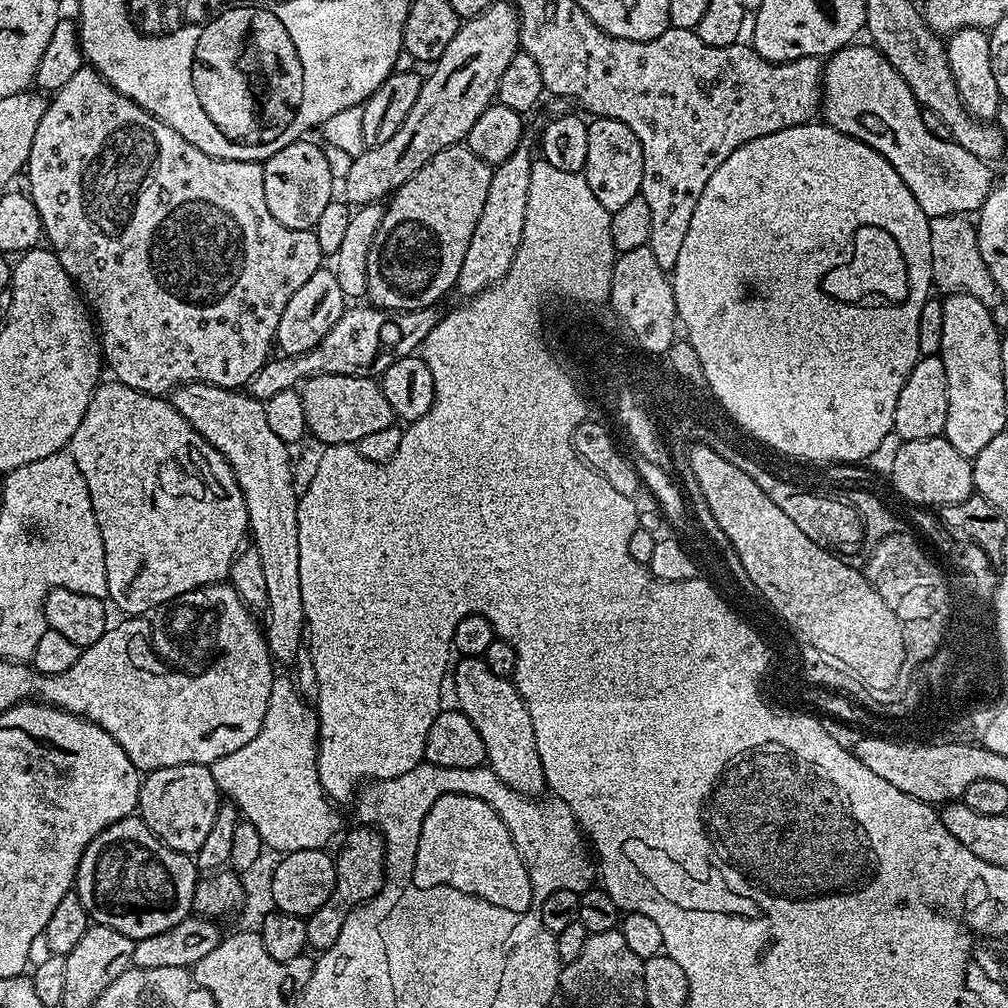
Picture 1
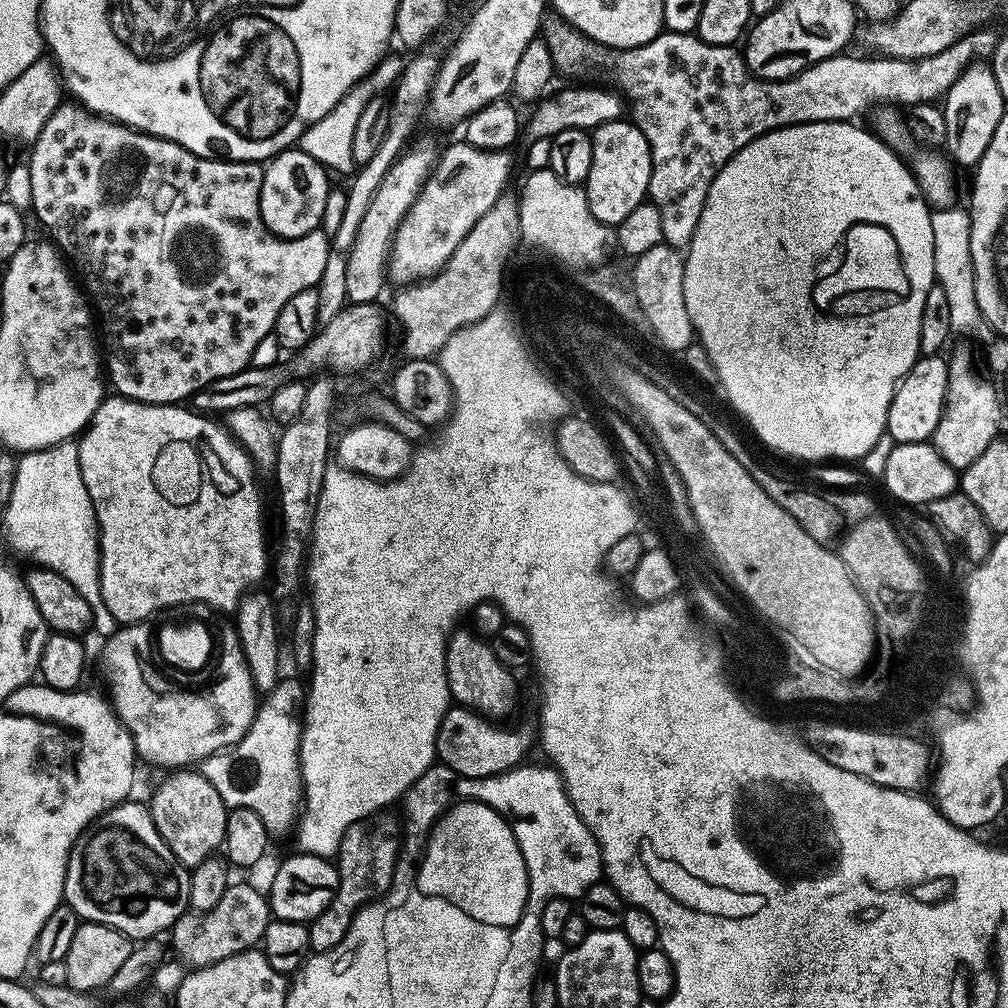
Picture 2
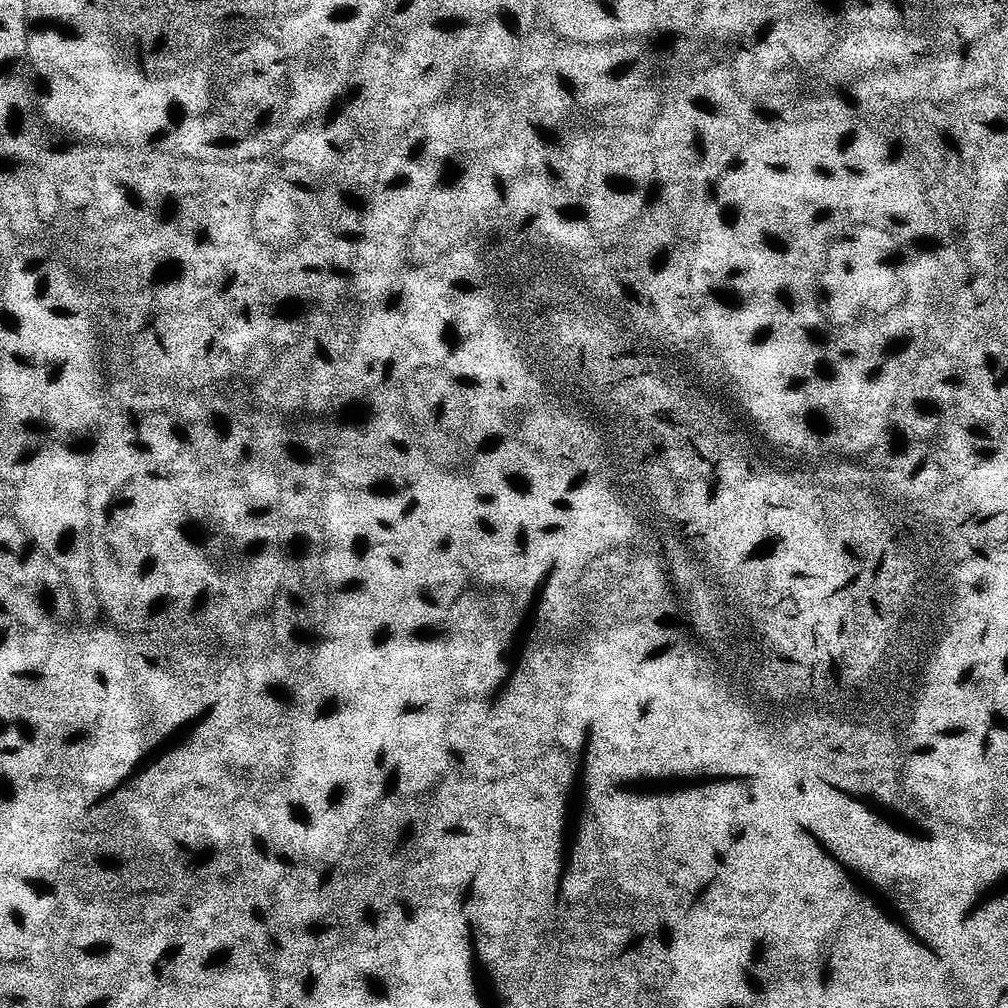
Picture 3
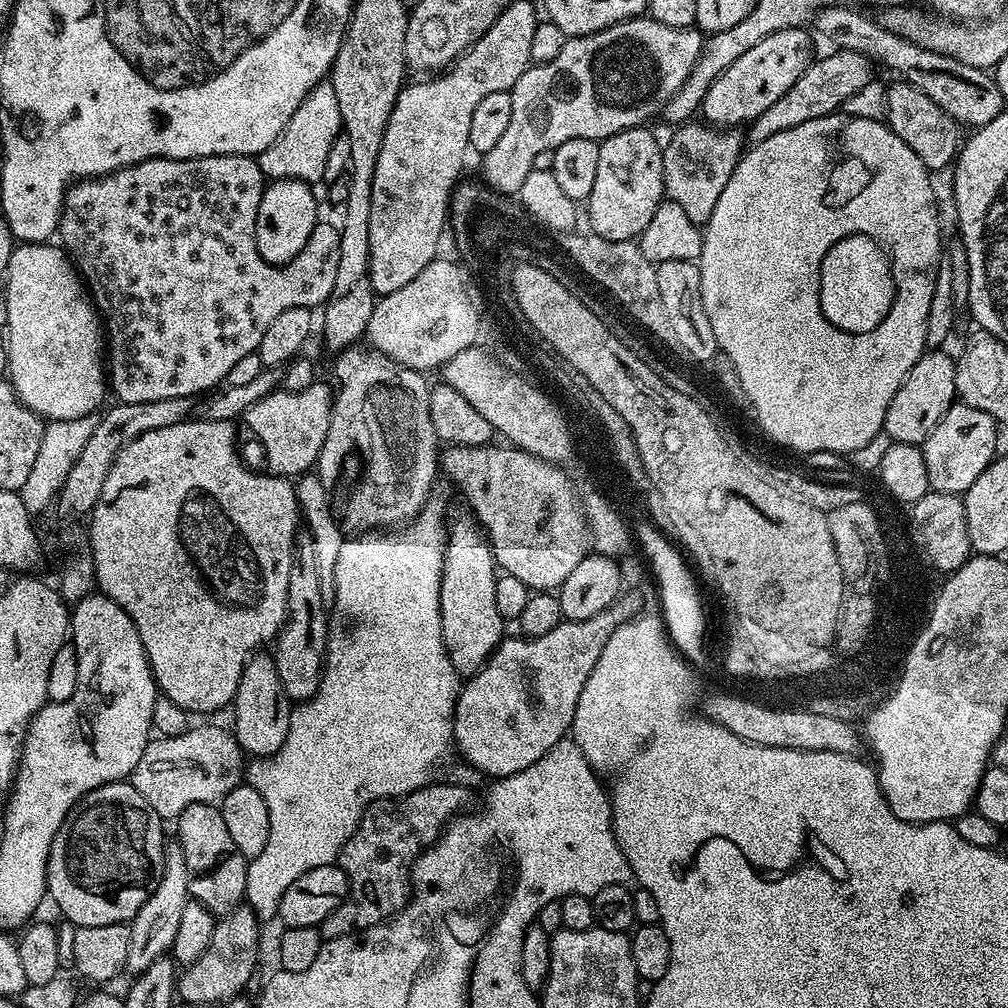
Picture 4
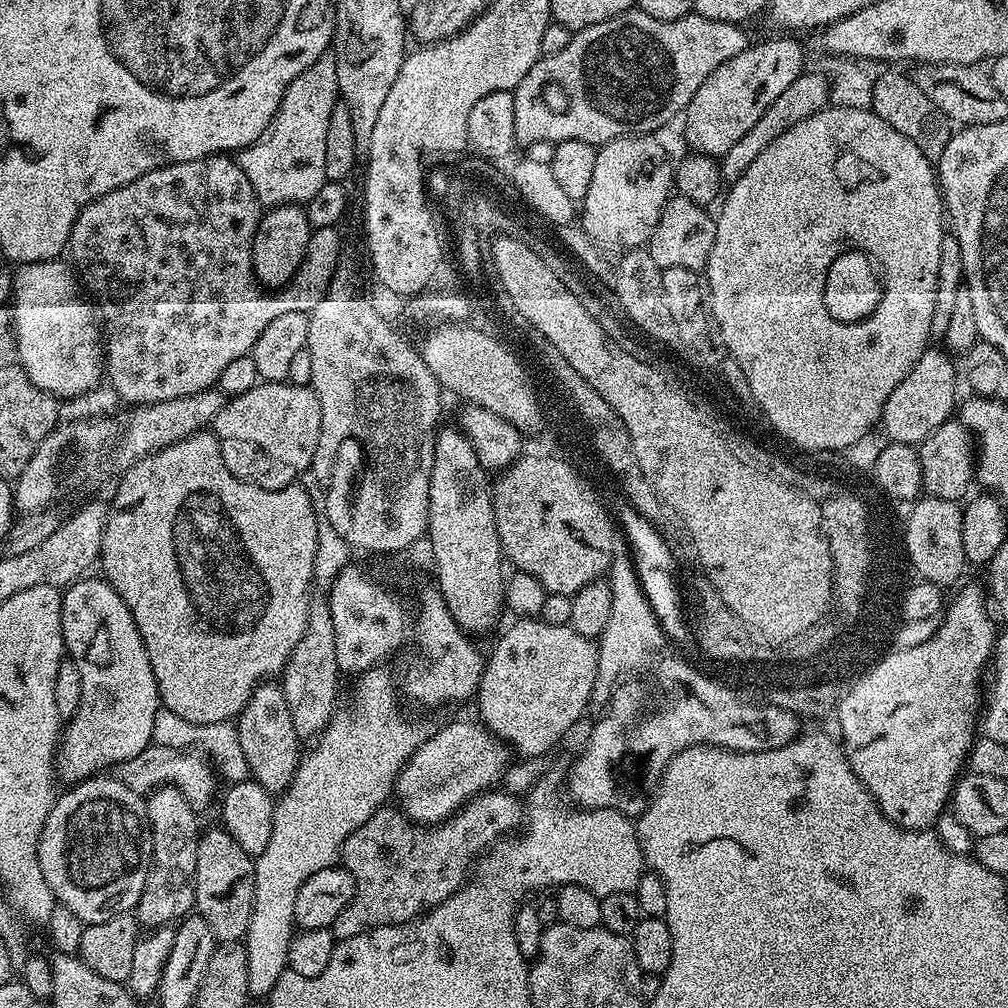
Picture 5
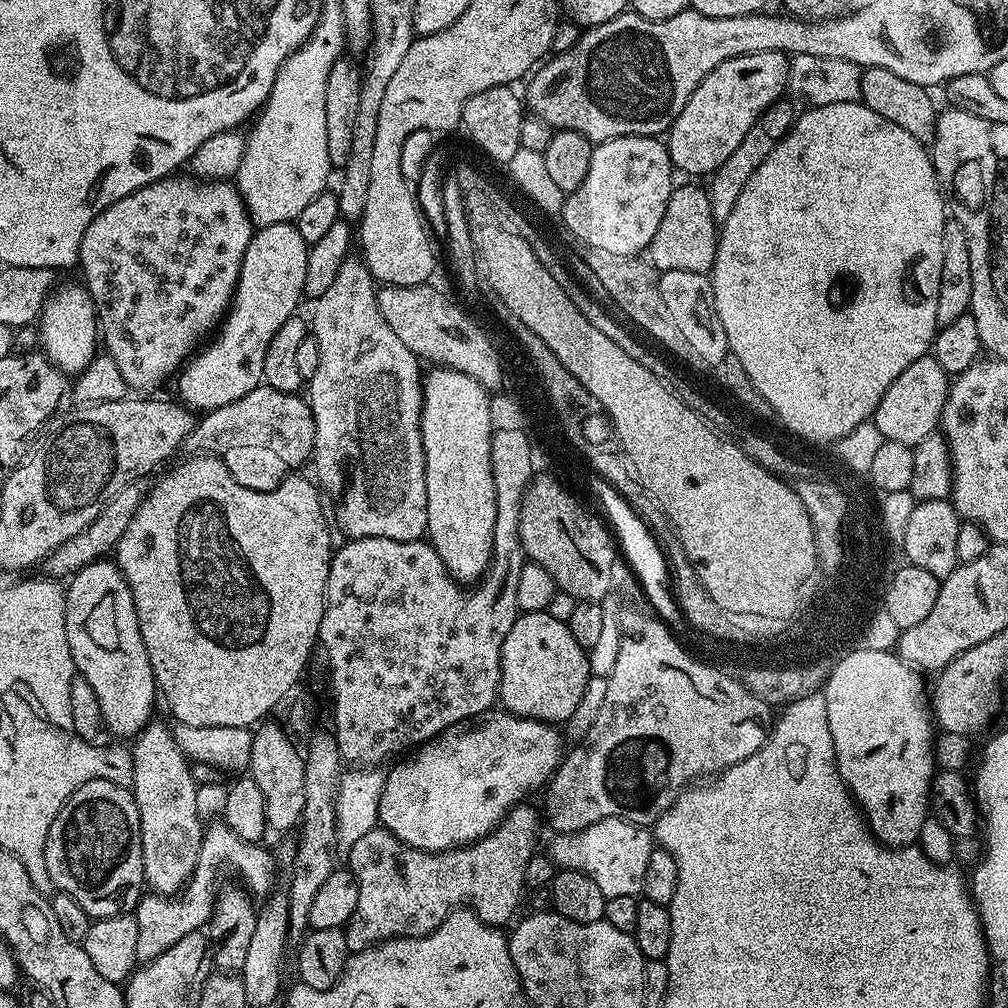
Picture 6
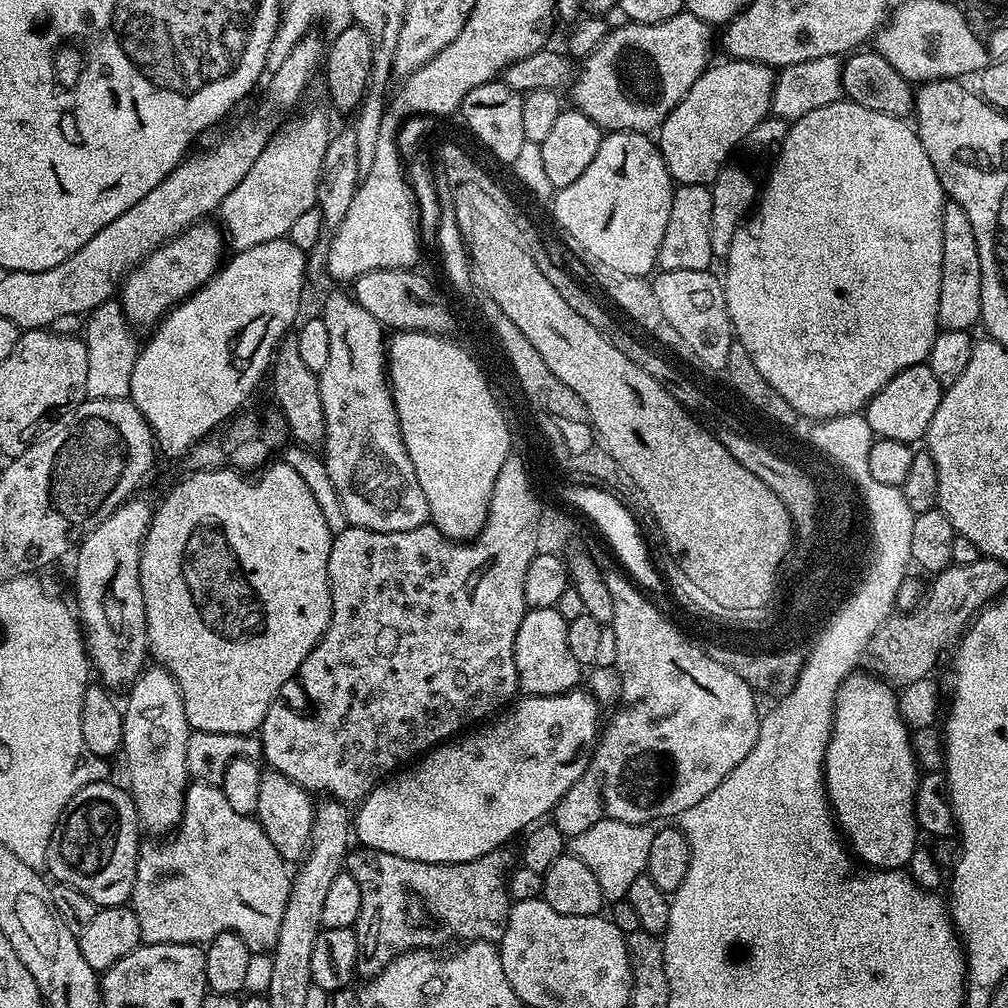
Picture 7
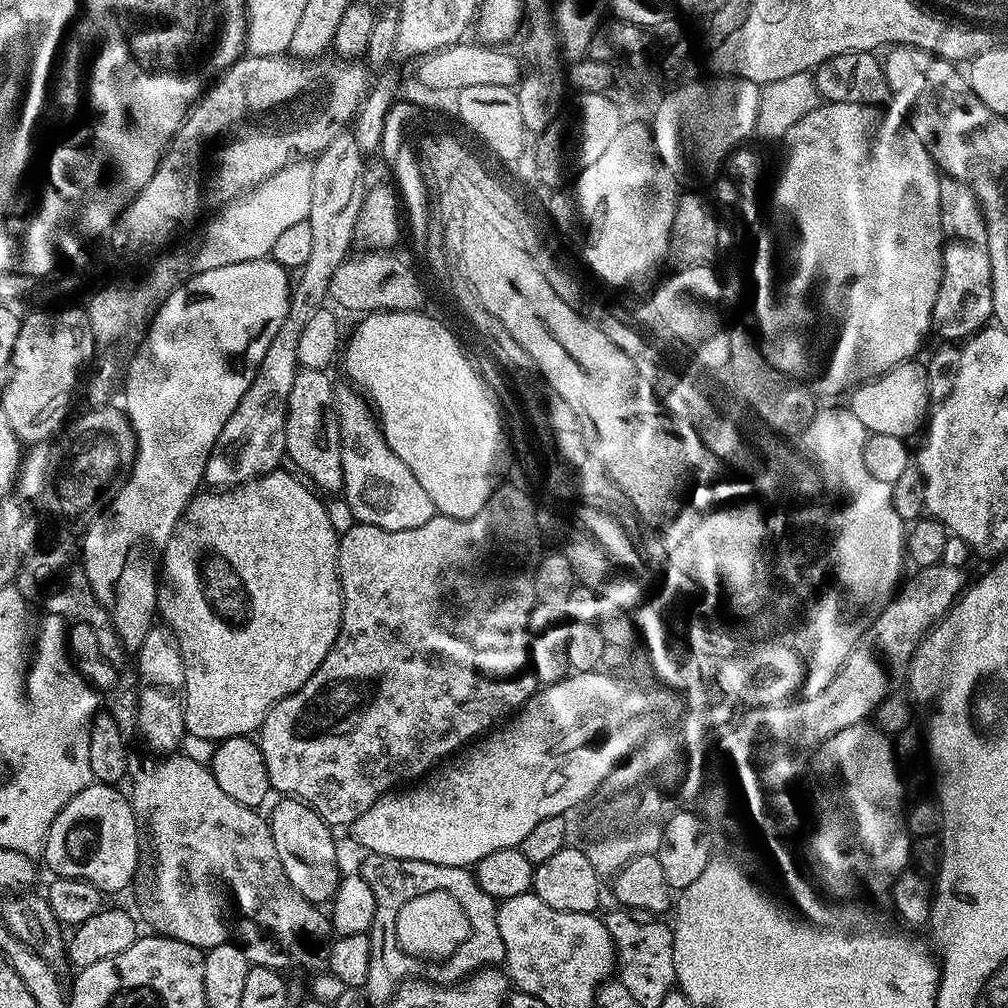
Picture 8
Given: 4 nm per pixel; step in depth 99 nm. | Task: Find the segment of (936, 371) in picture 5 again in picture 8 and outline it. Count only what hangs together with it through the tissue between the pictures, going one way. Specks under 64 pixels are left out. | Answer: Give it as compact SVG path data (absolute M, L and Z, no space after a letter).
M913 358L903 364L894 366L881 376L866 380L863 384L851 389L850 407L852 413L860 419L862 426L866 426L869 434L894 434L911 438L921 431L926 417L930 412L928 396L927 370L919 359Z

